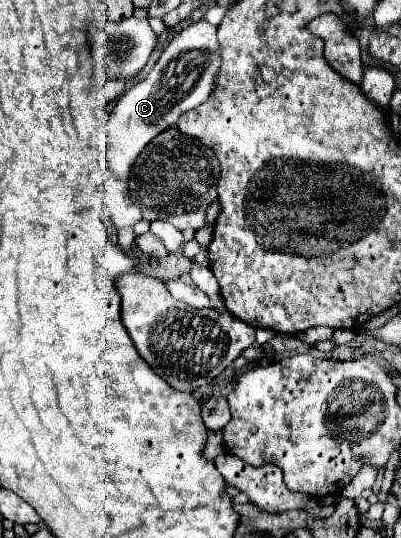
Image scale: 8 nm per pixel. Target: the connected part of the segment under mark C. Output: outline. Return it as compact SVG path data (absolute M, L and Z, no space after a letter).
M196 21L176 33L146 79L132 85L122 95L122 99L116 101L116 107L108 117L108 149L102 157L102 173L106 209L118 229L134 227L142 219L142 211L132 203L128 191L128 179L134 161L156 135L174 127L184 111L190 111L206 101L214 89L218 67L220 51L216 41L216 27L206 21Z

